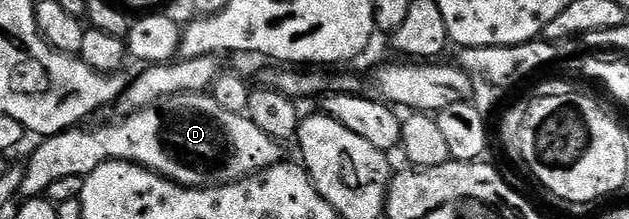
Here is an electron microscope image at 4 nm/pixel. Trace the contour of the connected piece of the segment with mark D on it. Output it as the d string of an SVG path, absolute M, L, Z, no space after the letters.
M181 93L170 95L153 107L146 107L137 113L111 123L108 127L95 127L92 131L83 129L68 129L60 135L49 135L31 155L31 160L23 167L22 194L27 197L42 196L55 181L65 177L86 177L93 173L102 163L110 159L124 159L142 167L155 171L179 183L183 187L220 187L244 179L246 175L254 175L256 171L263 171L274 163L280 162L281 145L269 133L261 133L253 121L247 119L246 114L229 113L229 109L221 109L217 101L209 93Z

